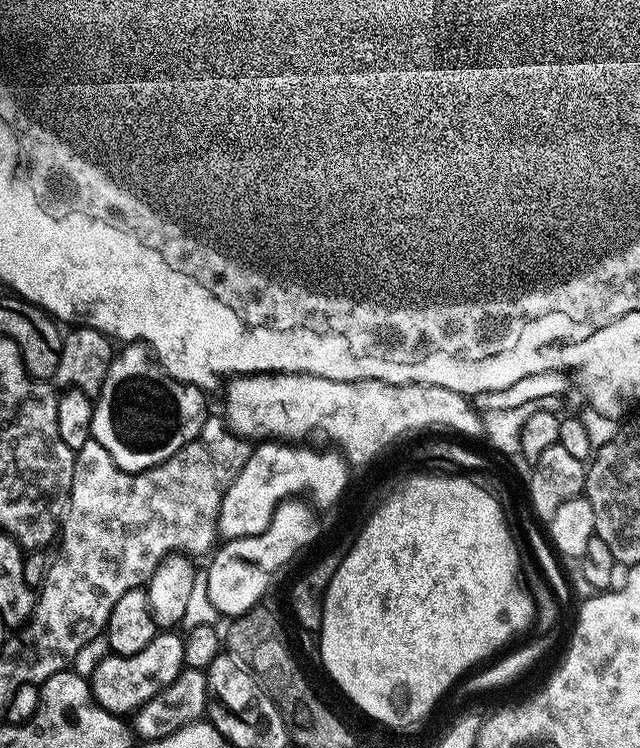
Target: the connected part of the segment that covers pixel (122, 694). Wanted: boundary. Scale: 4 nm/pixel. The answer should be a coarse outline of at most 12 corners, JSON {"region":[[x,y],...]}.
{"region":[[161,631],[90,677],[106,710],[132,714],[185,671],[184,636]]}

